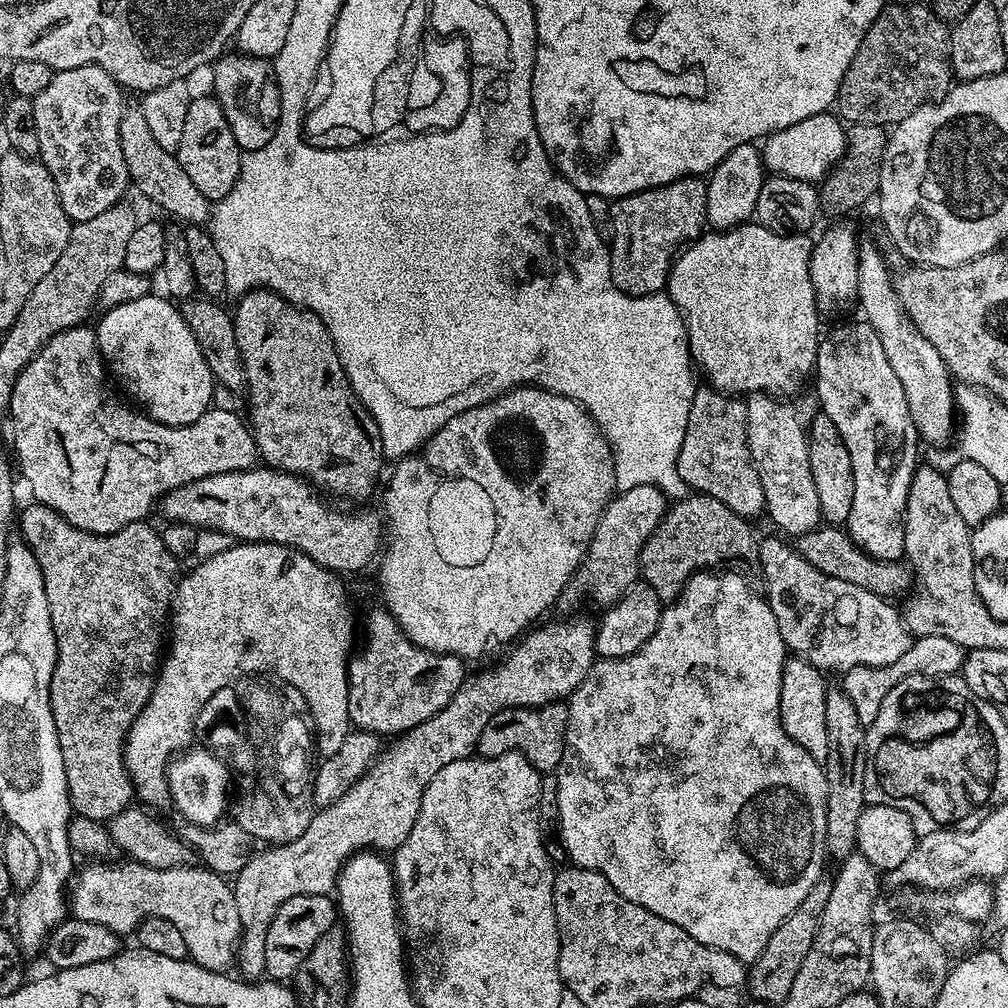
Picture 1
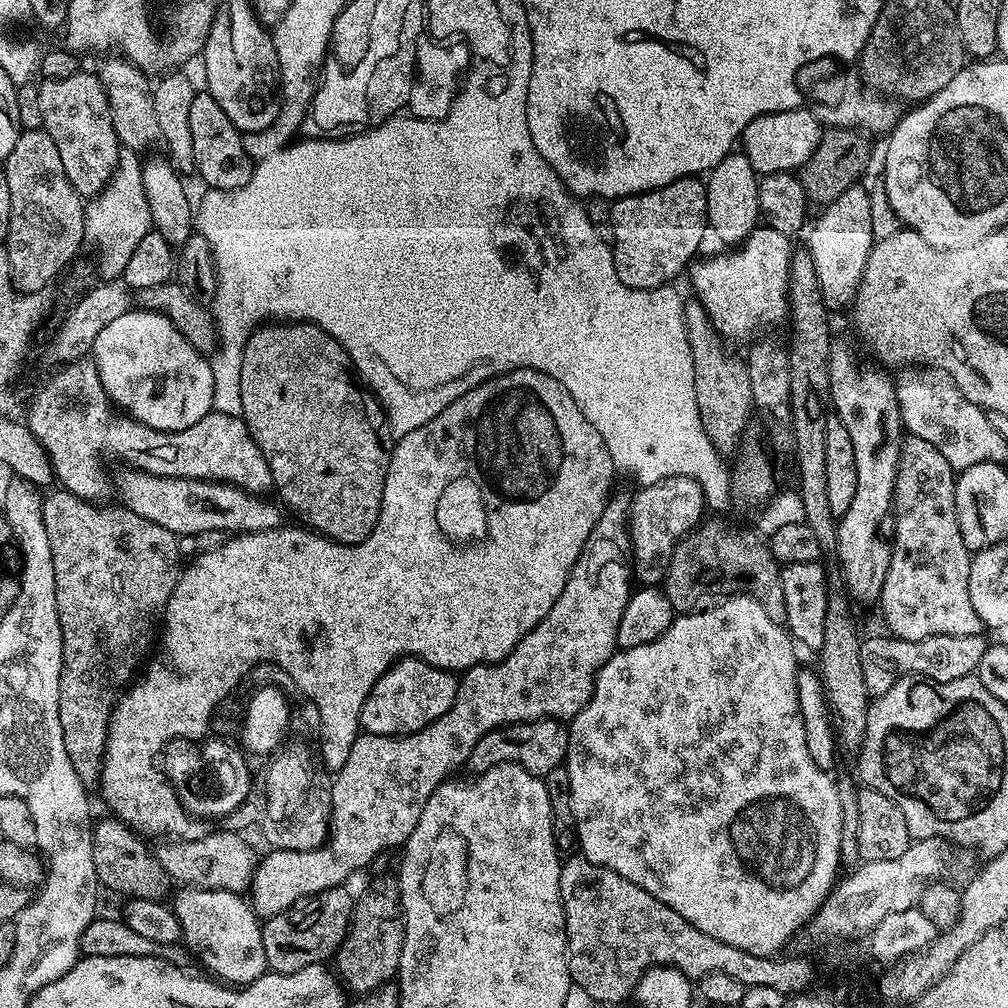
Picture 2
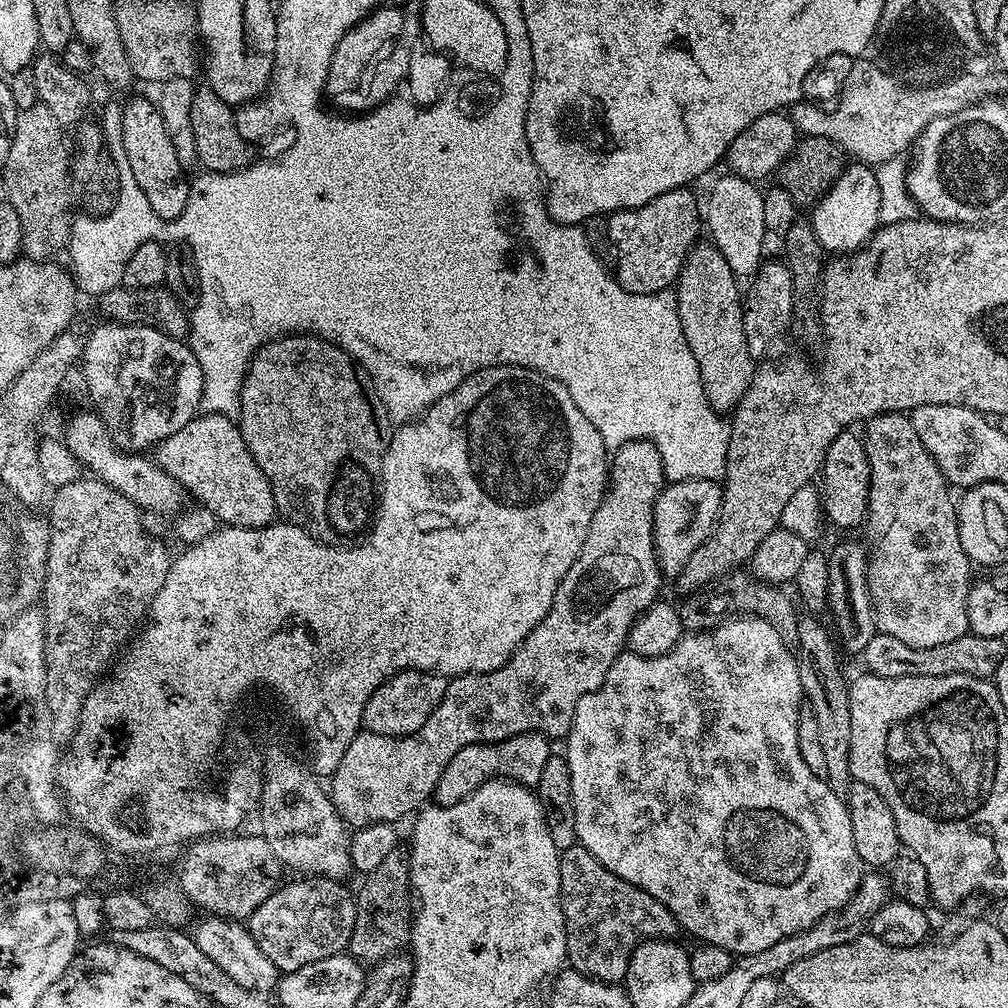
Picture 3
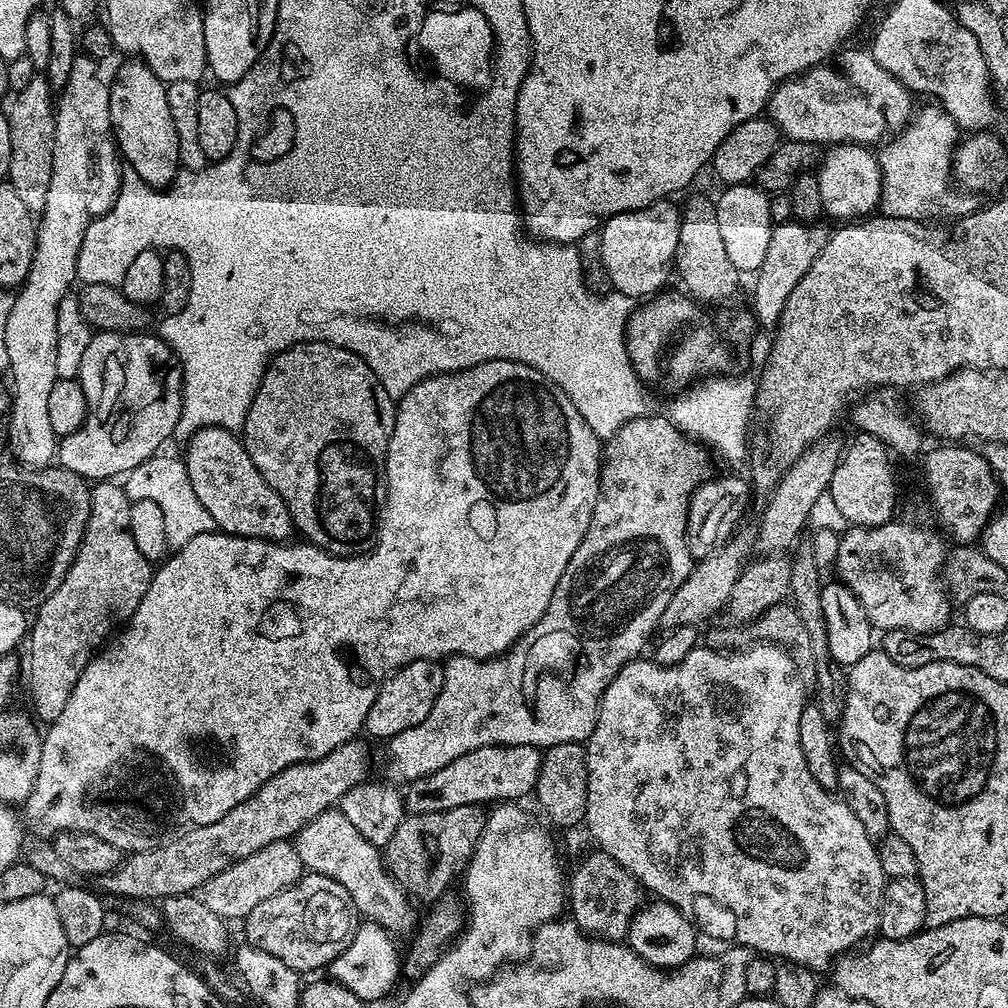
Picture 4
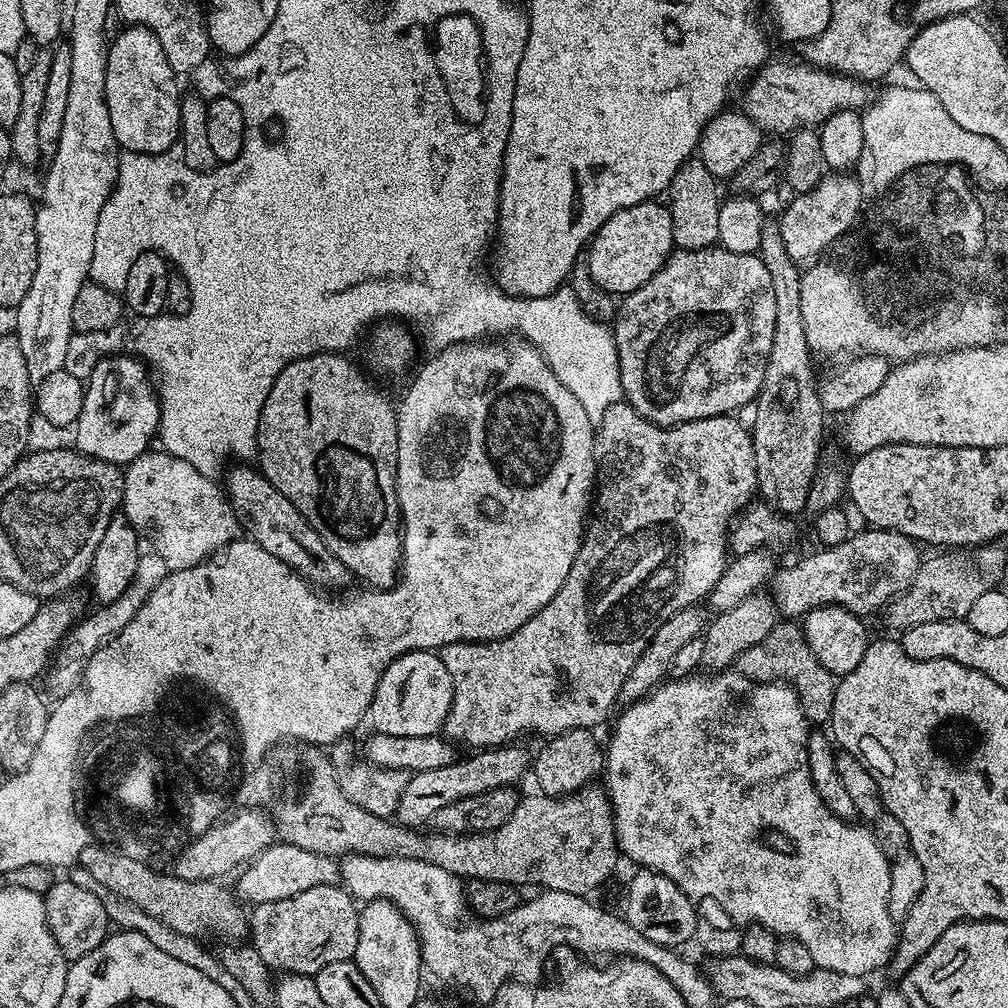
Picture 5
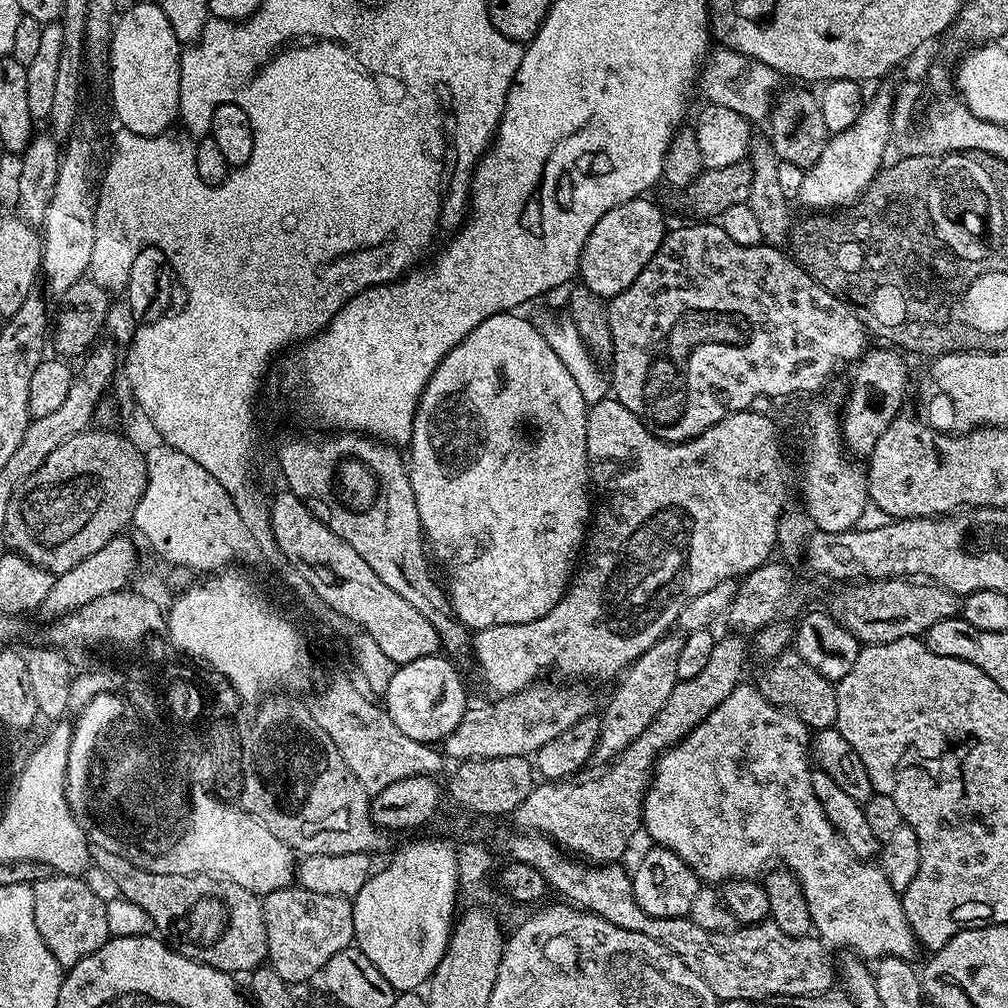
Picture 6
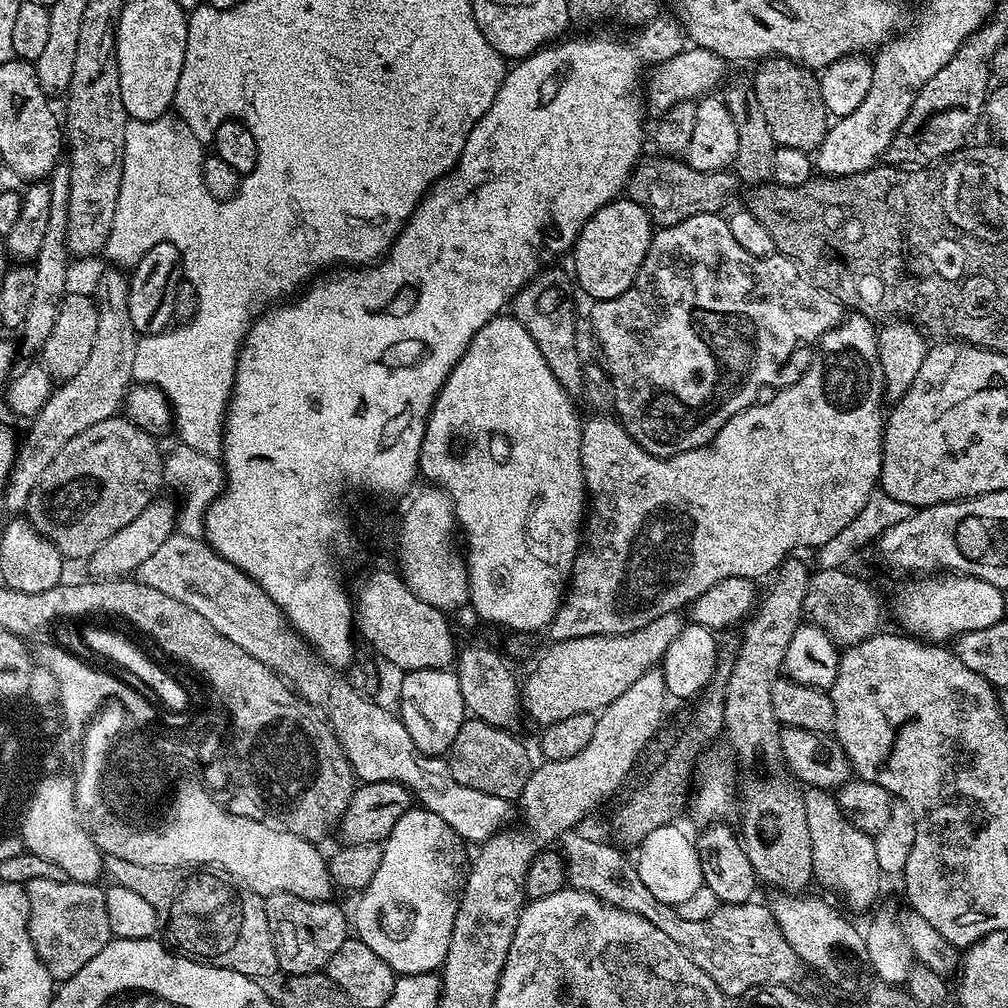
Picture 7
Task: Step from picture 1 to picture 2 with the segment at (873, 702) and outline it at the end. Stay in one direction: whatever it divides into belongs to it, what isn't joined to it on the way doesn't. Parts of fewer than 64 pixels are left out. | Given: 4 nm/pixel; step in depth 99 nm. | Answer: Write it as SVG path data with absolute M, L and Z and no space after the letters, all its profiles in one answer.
M931 636L922 640L867 640L861 643L862 674L869 697L886 694L901 674L931 680L934 684L955 685L975 673L986 647L985 637L979 636Z

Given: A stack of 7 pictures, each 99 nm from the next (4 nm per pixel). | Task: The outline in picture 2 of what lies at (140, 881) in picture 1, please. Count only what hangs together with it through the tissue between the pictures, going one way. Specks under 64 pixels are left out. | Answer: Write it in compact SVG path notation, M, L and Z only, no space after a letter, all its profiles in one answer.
M187 886L179 891L170 907L180 920L183 943L188 943L189 950L213 972L209 973L217 981L243 986L269 971L266 950L262 950L261 921L241 893Z

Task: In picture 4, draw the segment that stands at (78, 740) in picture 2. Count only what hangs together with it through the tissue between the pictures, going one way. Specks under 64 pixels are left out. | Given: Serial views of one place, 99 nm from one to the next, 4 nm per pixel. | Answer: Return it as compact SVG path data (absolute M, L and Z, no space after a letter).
M100 482L92 488L92 514L88 518L88 529L84 531L84 538L80 542L74 562L62 586L58 586L58 590L54 590L50 598L43 600L38 608L40 613L34 616L34 623L30 628L32 700L37 714L44 722L56 720L62 714L62 710L70 702L70 696L74 694L78 678L86 670L92 657L101 651L102 645L117 629L127 625L134 610L138 610L138 602L142 602L150 586L154 564L144 557L135 545L131 535L131 508L132 504L119 483Z

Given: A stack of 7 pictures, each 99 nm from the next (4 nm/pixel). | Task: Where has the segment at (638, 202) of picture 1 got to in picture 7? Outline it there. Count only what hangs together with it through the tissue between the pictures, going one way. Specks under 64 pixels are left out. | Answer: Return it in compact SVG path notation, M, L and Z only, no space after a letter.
M627 198L610 201L589 218L570 253L572 264L576 267L575 283L576 280L580 283L589 301L618 298L618 294L632 285L648 253L653 231L654 225L648 211Z

